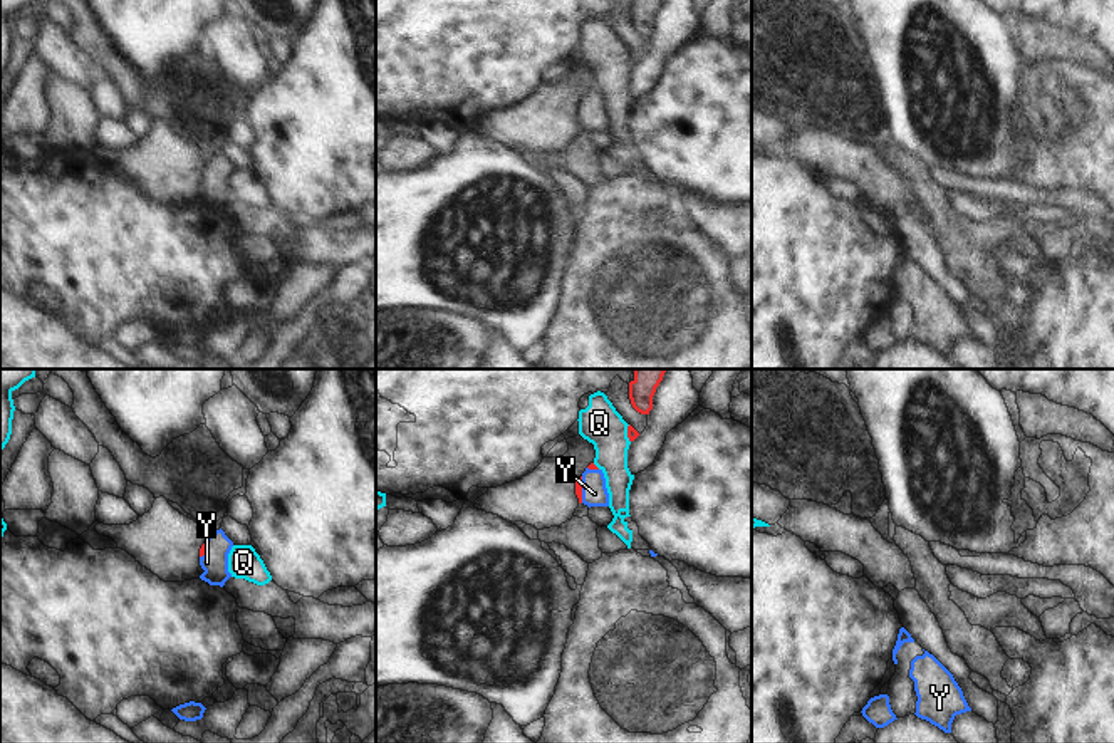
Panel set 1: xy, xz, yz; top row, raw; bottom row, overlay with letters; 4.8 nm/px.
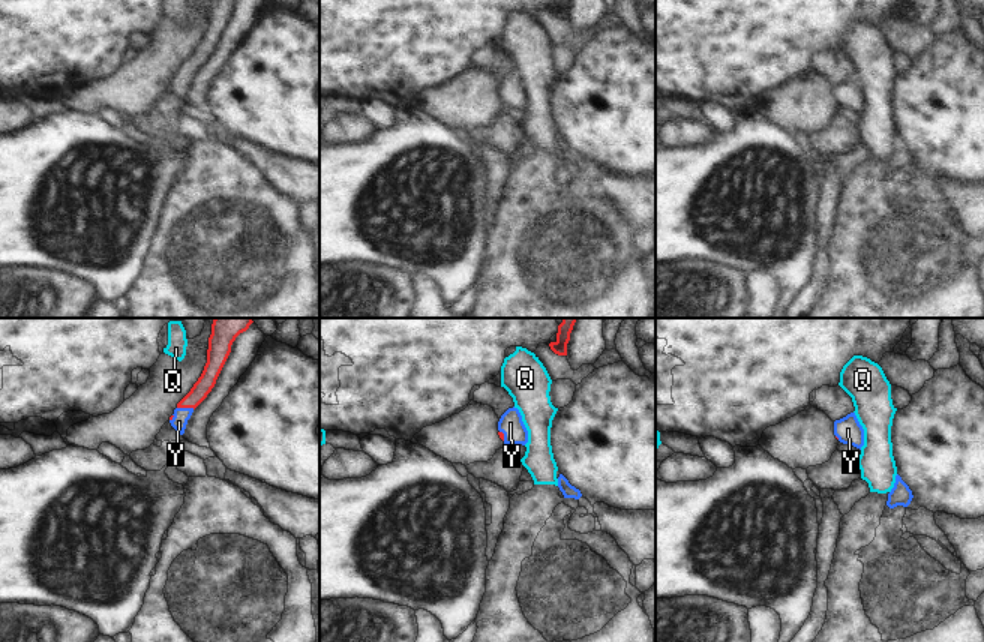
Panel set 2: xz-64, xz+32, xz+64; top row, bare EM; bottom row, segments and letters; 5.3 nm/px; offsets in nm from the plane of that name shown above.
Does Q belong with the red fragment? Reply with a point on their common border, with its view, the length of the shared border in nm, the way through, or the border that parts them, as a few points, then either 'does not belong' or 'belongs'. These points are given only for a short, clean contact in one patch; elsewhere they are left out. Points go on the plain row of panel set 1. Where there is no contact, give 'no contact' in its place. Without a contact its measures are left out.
contact xz (628, 57); length 90 nm; border xz (628, 49), (629, 66); does not belong

